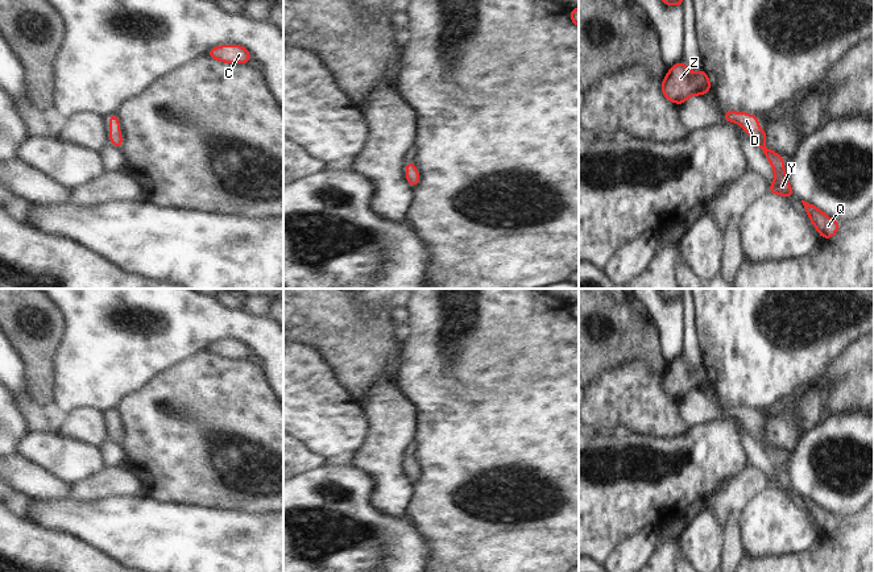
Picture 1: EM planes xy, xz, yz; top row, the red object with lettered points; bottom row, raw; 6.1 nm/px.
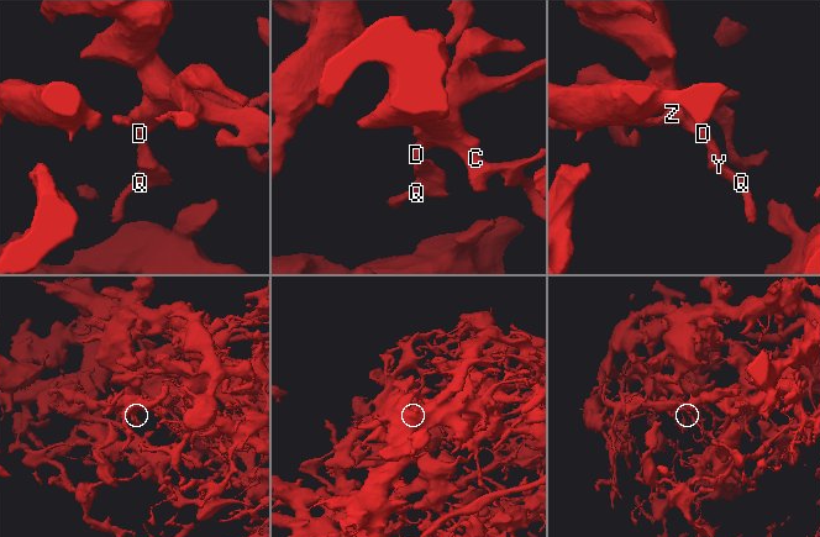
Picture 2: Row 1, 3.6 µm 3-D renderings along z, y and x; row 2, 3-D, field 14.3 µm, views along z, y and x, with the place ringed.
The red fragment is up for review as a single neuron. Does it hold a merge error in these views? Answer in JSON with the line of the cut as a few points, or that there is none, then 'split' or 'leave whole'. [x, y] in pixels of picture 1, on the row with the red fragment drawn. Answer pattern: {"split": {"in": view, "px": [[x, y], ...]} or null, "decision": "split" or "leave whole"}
{"split": null, "decision": "leave whole"}

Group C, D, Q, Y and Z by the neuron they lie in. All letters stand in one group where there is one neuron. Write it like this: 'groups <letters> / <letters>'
groups C D Q Y Z

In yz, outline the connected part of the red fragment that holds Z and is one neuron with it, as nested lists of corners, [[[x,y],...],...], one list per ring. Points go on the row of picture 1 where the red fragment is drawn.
[[[675,63],[662,80],[662,94],[666,99],[680,105],[692,95],[705,95],[711,83],[704,70],[691,72],[683,63]]]

